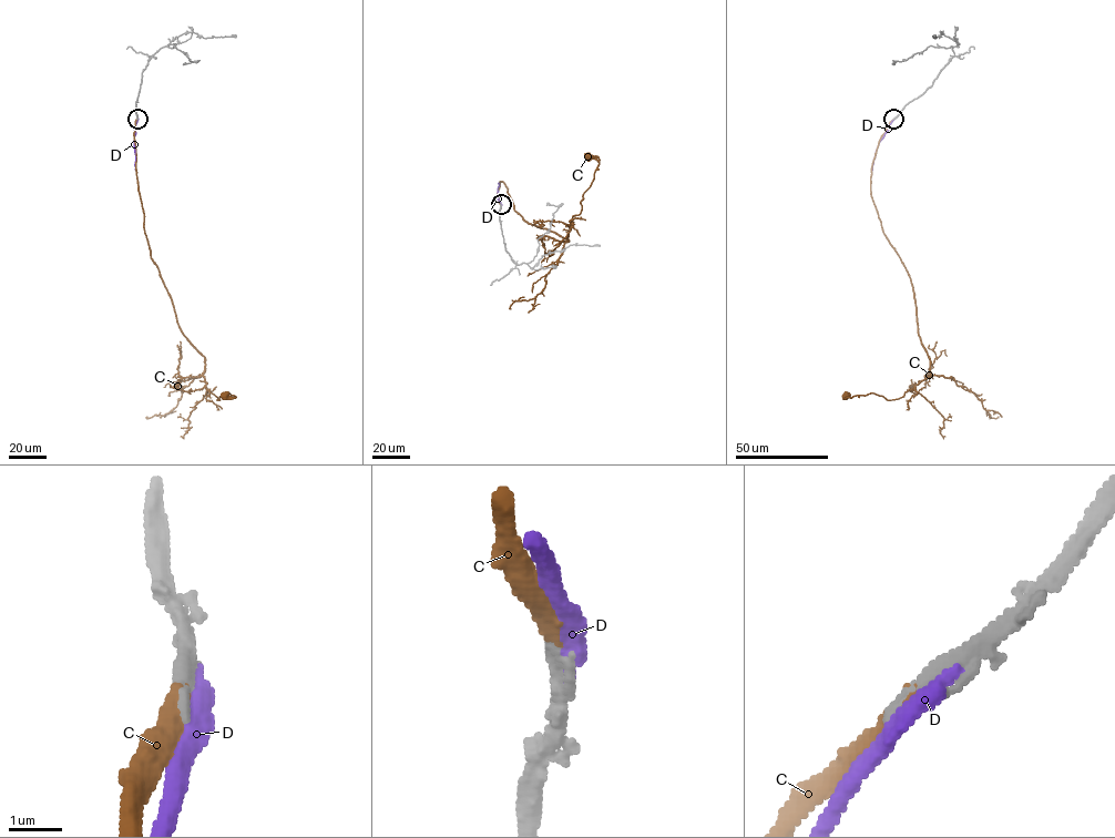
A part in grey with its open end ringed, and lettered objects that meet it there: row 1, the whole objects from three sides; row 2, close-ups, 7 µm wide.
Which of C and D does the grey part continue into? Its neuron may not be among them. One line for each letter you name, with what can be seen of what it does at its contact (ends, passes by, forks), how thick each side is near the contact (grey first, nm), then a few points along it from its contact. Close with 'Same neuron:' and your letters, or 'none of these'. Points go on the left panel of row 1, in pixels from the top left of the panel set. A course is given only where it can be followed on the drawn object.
C: it ends; calibres 360 and 360 nm; course (136, 118), (136, 181), (151, 256), (181, 331), (204, 357), (205, 388), (216, 400), (235, 397), (224, 395)
Same neuron: C

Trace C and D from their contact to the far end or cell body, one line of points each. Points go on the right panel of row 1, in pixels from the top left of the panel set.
C: (893, 118), (873, 161), (870, 194), (883, 234), (911, 282), (930, 375), (897, 399), (846, 395)
D: (894, 118), (879, 143), (871, 171)

